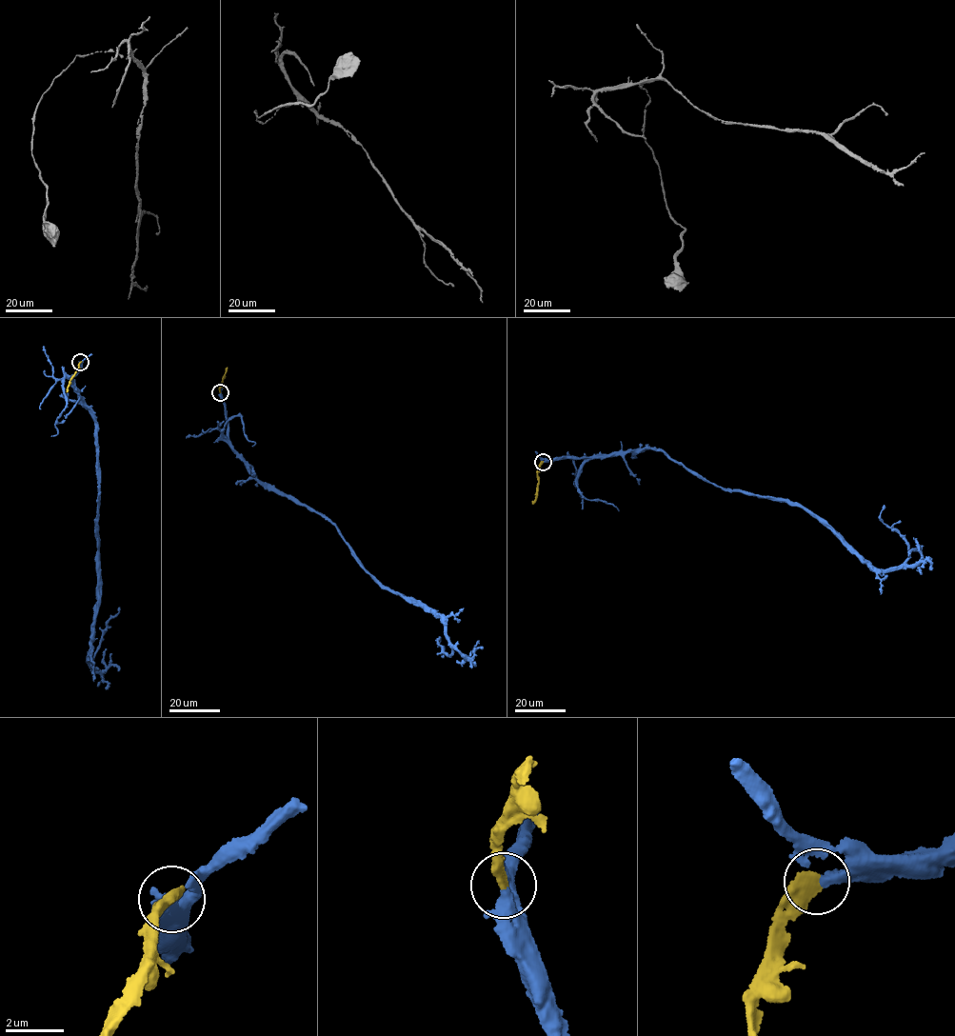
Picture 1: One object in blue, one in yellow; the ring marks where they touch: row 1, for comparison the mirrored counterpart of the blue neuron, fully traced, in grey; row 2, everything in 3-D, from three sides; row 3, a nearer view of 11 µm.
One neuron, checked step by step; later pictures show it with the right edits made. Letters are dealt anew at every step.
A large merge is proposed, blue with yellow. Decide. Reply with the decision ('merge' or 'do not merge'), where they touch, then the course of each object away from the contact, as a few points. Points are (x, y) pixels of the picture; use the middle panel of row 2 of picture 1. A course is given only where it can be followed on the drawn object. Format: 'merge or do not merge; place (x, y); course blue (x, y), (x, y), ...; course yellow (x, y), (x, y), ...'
merge; place (220, 392); course blue (220, 392), (228, 440), (258, 480), (326, 517), (366, 572), (441, 618), (452, 653), (439, 638), (437, 647); course yellow (220, 392), (227, 367)

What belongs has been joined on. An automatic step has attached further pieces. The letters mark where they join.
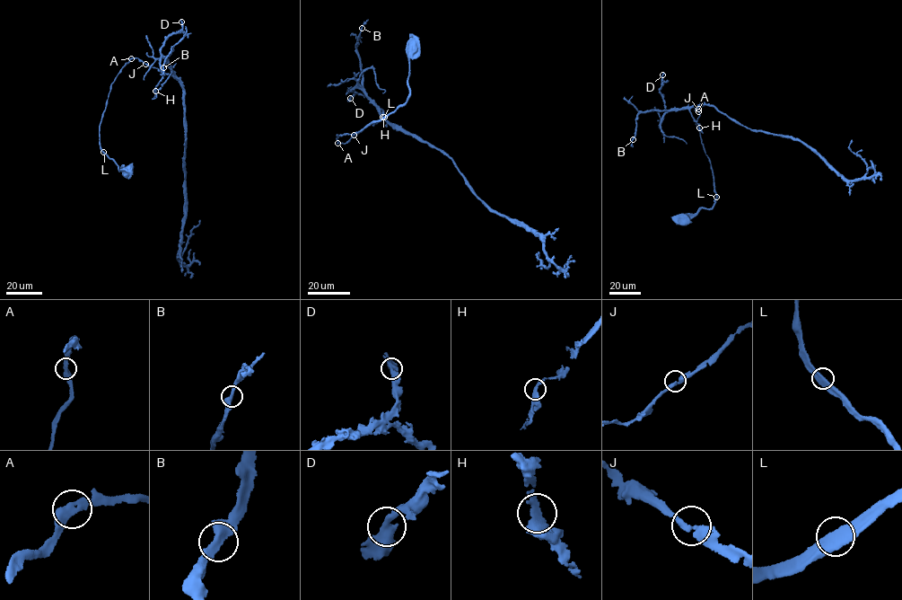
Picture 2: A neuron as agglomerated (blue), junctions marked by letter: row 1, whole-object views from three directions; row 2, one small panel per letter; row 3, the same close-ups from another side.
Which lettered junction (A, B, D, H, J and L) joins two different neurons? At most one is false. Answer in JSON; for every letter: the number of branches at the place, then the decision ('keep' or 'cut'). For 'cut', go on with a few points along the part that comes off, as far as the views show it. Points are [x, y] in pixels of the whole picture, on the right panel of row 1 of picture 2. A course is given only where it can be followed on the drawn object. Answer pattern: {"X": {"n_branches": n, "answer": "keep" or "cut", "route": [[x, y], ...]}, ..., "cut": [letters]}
{"A": {"n_branches": 2, "answer": "keep"}, "B": {"n_branches": 2, "answer": "keep"}, "D": {"n_branches": 2, "answer": "keep"}, "H": {"n_branches": 2, "answer": "keep"}, "J": {"n_branches": 2, "answer": "keep"}, "L": {"n_branches": 2, "answer": "keep"}, "cut": []}

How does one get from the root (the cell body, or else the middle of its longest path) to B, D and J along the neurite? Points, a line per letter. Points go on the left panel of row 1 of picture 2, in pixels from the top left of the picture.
B: (127, 171), (118, 169), (100, 144), (111, 83), (134, 58), (170, 74), (166, 60), (172, 47), (163, 67)
D: (127, 171), (118, 169), (100, 144), (111, 83), (134, 58), (171, 73), (161, 48), (181, 22)
J: (127, 171), (123, 166), (118, 169), (103, 152), (100, 124), (111, 83), (122, 66), (135, 57), (145, 64)

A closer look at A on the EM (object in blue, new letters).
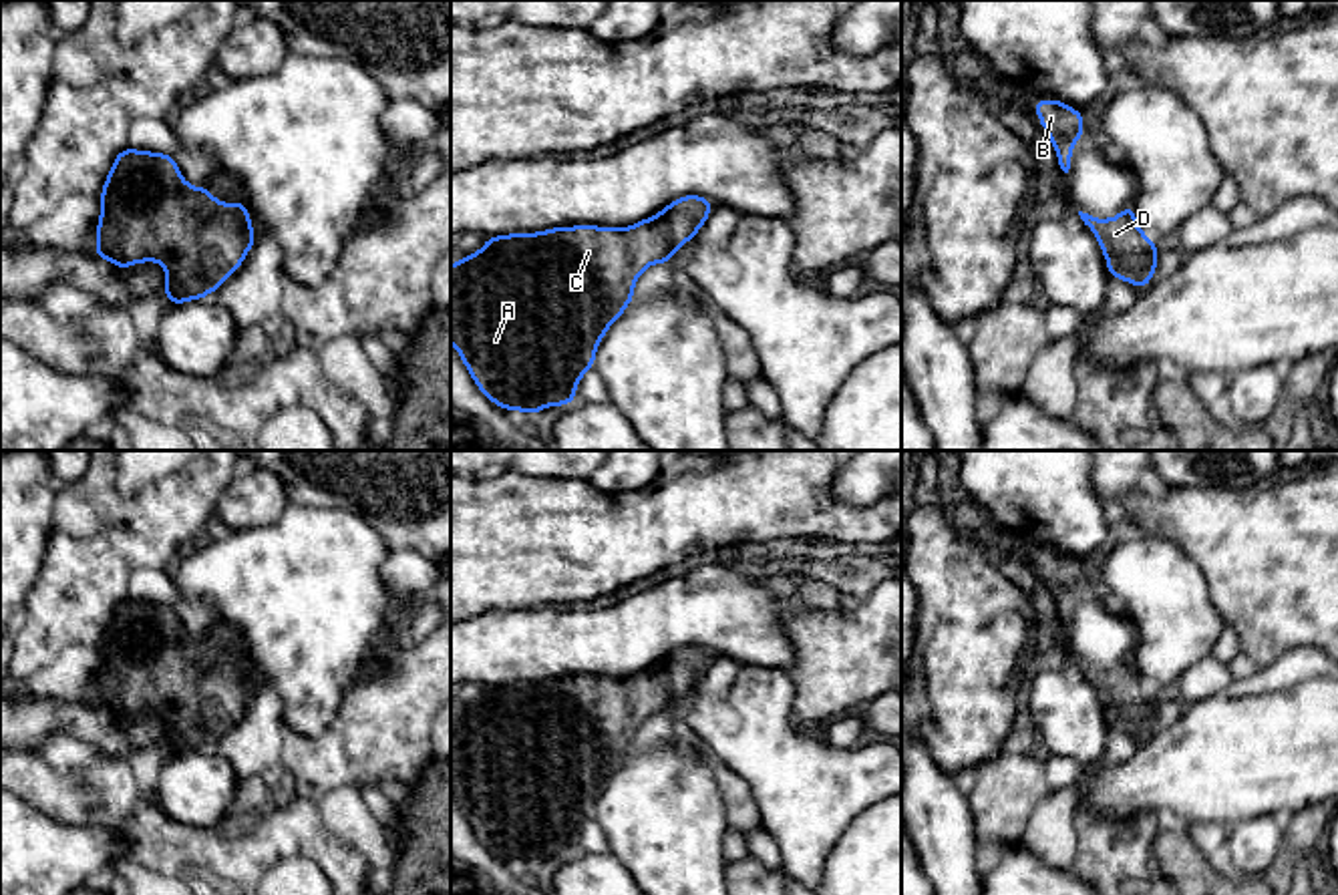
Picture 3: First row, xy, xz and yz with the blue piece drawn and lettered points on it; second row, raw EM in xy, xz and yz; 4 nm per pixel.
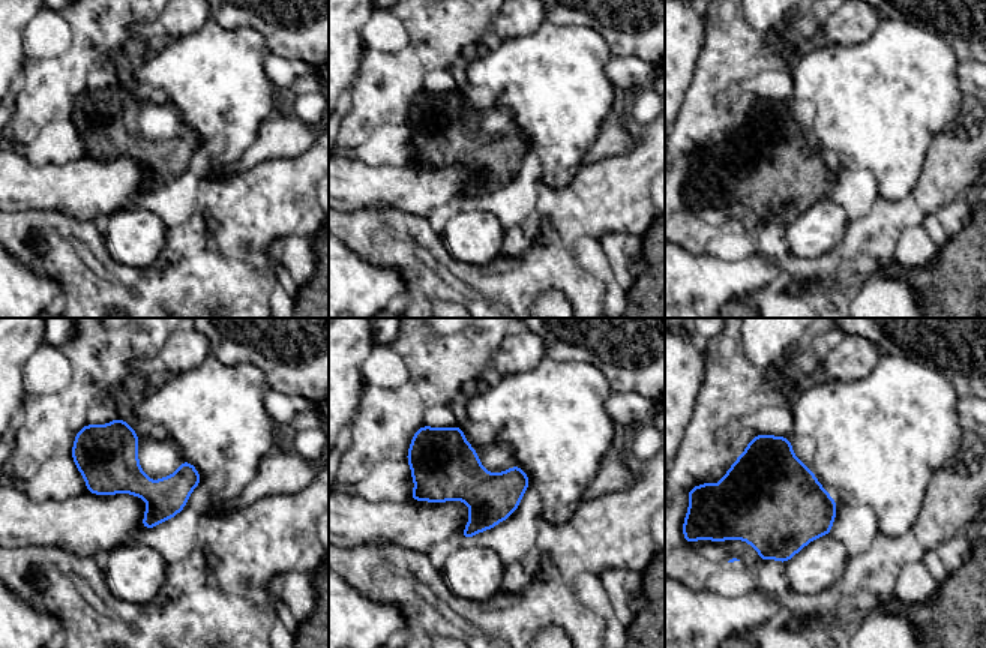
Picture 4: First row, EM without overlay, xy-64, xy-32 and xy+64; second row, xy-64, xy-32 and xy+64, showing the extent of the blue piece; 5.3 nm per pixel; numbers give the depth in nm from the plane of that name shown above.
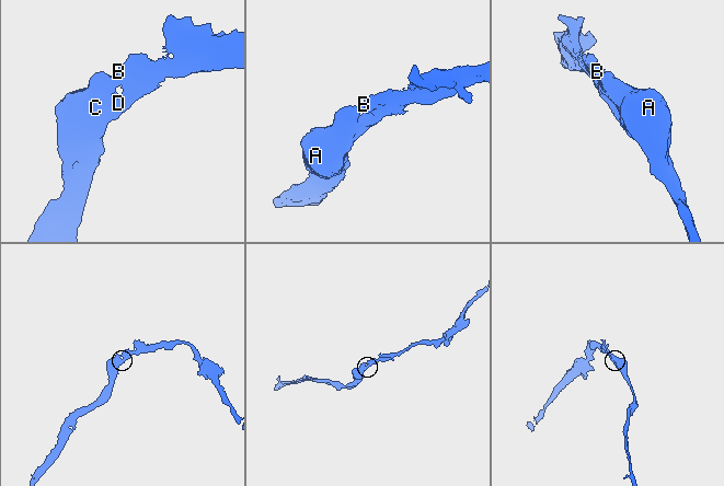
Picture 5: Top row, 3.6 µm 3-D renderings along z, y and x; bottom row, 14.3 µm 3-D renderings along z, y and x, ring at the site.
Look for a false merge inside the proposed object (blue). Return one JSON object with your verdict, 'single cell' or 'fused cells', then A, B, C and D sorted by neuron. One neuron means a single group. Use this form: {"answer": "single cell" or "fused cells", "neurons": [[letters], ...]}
{"answer": "single cell", "neurons": [["A", "B", "C", "D"]]}

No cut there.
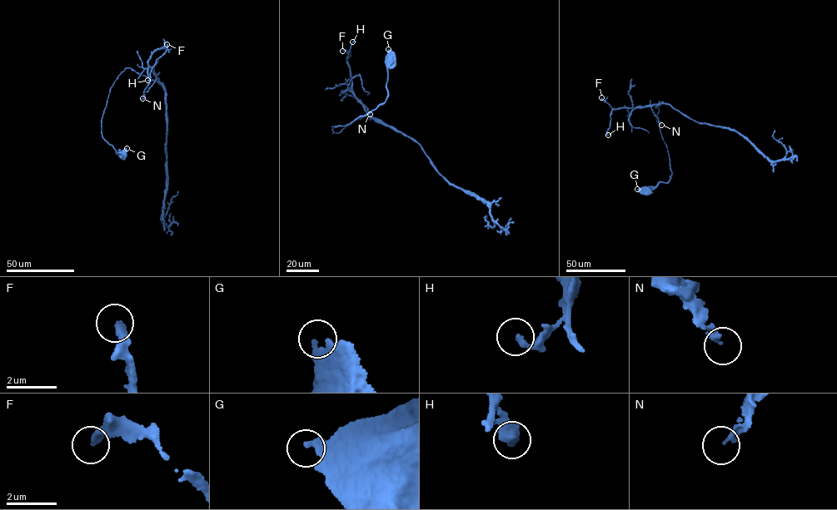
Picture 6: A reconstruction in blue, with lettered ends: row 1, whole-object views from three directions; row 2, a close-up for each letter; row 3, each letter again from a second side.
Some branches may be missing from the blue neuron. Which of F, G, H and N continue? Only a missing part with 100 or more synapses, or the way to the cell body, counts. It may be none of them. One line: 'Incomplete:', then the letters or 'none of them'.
Incomplete: none of them

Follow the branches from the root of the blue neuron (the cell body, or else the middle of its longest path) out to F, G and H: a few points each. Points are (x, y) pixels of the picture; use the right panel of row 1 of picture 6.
F: (647, 190), (660, 182), (668, 181), (672, 173), (667, 147), (656, 119), (660, 106), (615, 108), (601, 97)
G: (647, 190), (637, 189)
H: (647, 190), (660, 182), (668, 181), (672, 173), (656, 119), (660, 106), (615, 109), (610, 115), (608, 135)

